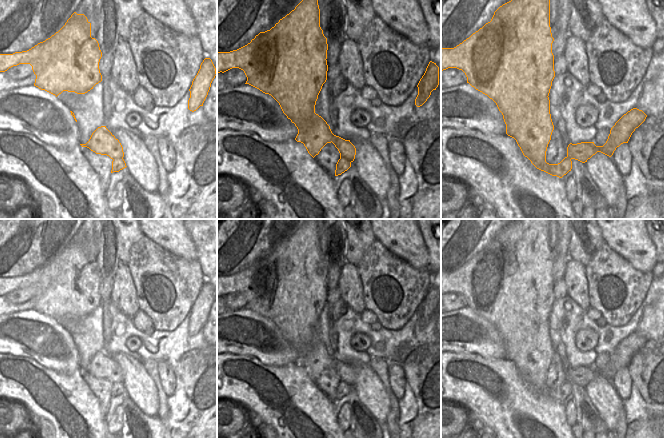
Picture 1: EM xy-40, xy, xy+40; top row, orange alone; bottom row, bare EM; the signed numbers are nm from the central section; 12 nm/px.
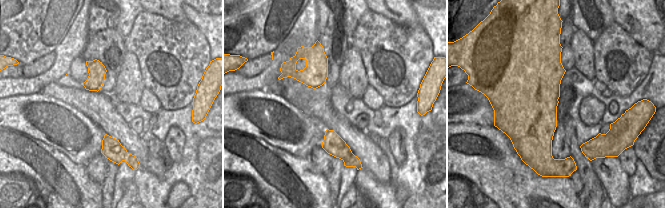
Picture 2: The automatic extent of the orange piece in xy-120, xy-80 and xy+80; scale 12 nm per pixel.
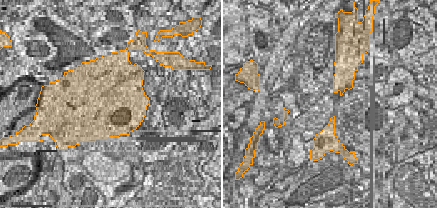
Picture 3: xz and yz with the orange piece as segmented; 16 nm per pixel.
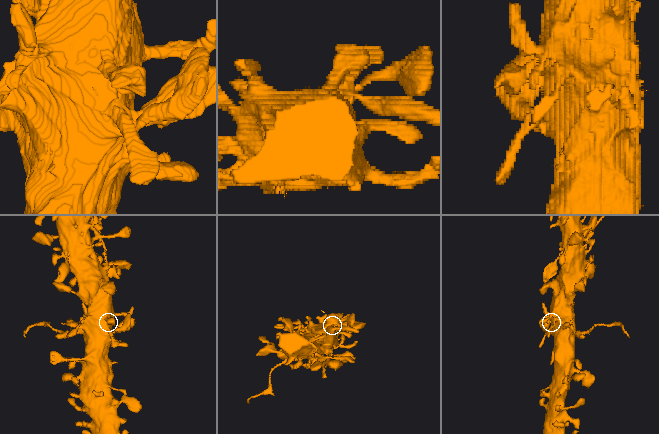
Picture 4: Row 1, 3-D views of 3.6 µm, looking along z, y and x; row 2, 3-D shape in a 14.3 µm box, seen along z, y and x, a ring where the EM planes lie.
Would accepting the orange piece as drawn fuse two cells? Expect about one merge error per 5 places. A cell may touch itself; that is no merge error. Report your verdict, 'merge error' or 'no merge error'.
no merge error

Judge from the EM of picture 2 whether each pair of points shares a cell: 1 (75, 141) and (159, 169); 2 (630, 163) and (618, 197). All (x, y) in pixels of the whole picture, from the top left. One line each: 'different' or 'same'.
1: different
2: different

